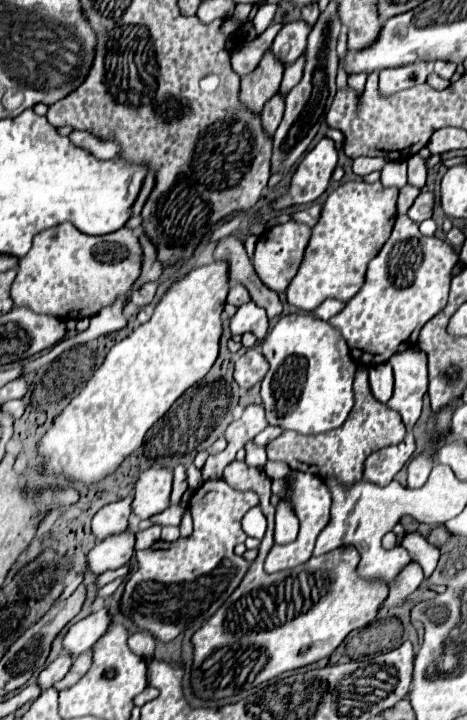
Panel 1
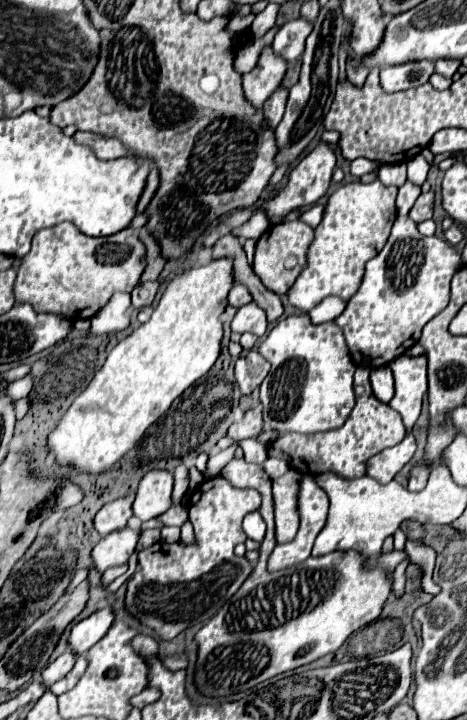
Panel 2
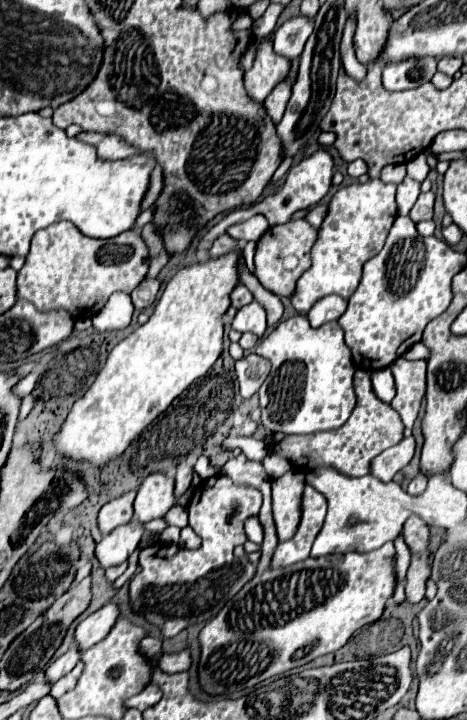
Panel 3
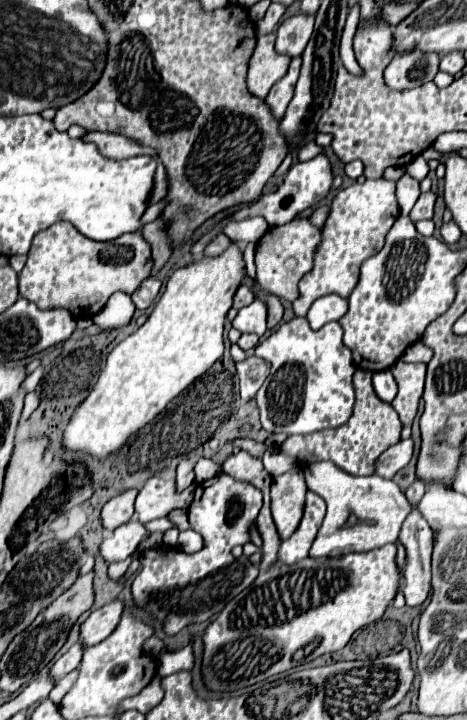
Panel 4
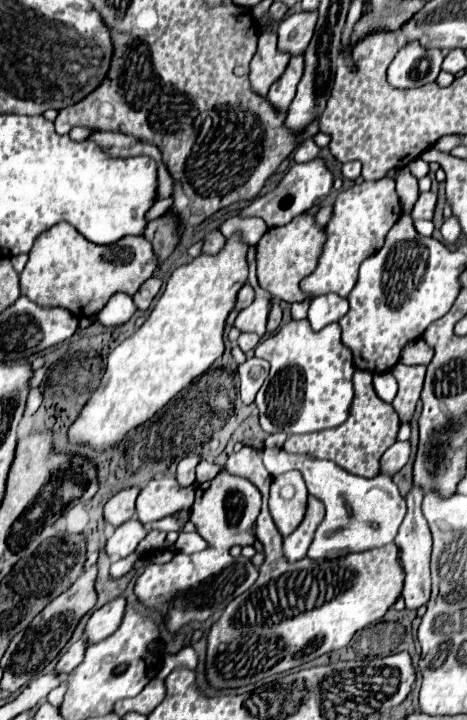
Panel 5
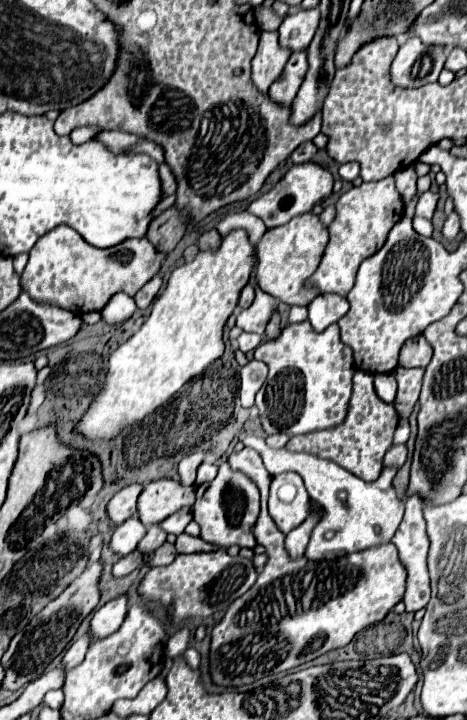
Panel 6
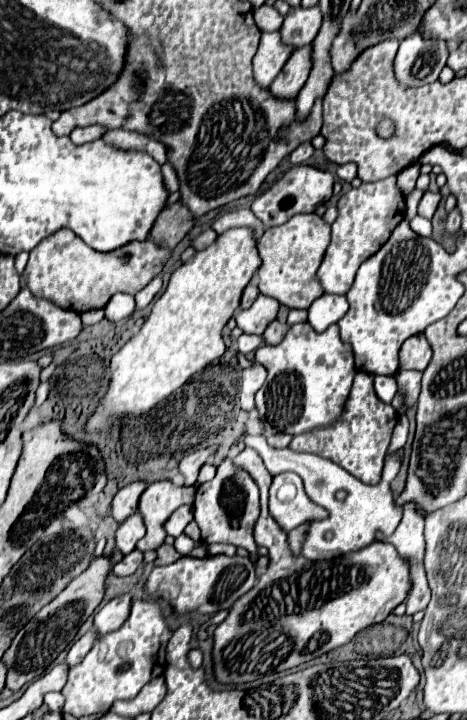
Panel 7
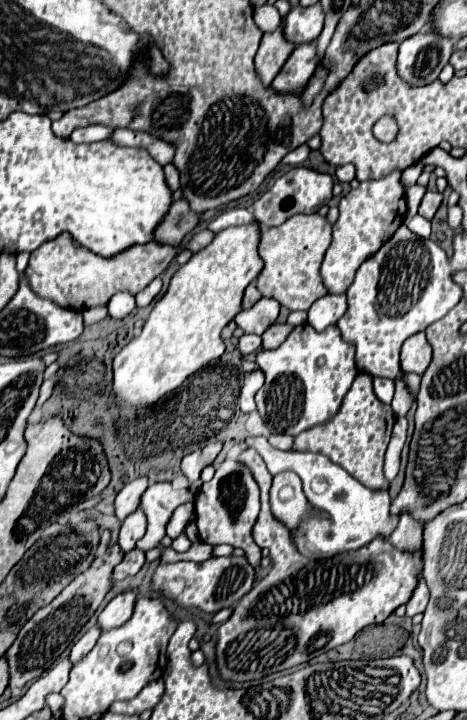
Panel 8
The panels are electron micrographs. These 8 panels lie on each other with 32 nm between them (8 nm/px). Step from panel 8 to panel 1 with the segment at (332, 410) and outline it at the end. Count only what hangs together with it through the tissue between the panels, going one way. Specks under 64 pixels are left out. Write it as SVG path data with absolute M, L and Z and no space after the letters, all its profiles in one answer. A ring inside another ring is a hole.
M314 314L280 316L276 326L268 332L266 340L262 342L262 354L270 364L262 380L260 392L270 424L278 424L284 430L296 430L300 434L322 434L344 424L354 404L352 382L356 374L356 362L350 358L346 340L334 328L330 328L326 320L320 320Z

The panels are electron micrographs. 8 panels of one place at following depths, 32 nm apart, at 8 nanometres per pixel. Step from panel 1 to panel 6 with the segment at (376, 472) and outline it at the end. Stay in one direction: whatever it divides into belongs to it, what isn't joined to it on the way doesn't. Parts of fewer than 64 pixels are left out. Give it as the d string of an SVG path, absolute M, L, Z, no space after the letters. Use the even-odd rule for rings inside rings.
M396 444L384 454L384 466L396 466L400 468L408 458L408 448L406 444Z

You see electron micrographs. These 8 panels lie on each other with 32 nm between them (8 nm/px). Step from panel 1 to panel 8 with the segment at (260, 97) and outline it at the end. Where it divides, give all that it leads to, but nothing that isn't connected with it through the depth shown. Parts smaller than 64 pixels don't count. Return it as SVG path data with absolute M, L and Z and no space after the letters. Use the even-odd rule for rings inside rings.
M282 26L278 30L266 32L262 36L254 64L256 64L256 74L264 86L272 84L274 76L280 72L280 68L284 66L284 62L292 54L292 50L294 50L294 44L288 44L284 40Z

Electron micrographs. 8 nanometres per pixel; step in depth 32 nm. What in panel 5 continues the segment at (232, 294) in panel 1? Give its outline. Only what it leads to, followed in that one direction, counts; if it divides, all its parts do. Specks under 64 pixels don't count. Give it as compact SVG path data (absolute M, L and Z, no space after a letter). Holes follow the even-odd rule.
M244 284L244 286L240 288L240 292L238 292L238 296L236 296L236 306L234 306L234 308L236 308L236 310L242 310L242 308L250 306L252 300L254 300L254 290L252 290L250 284Z

